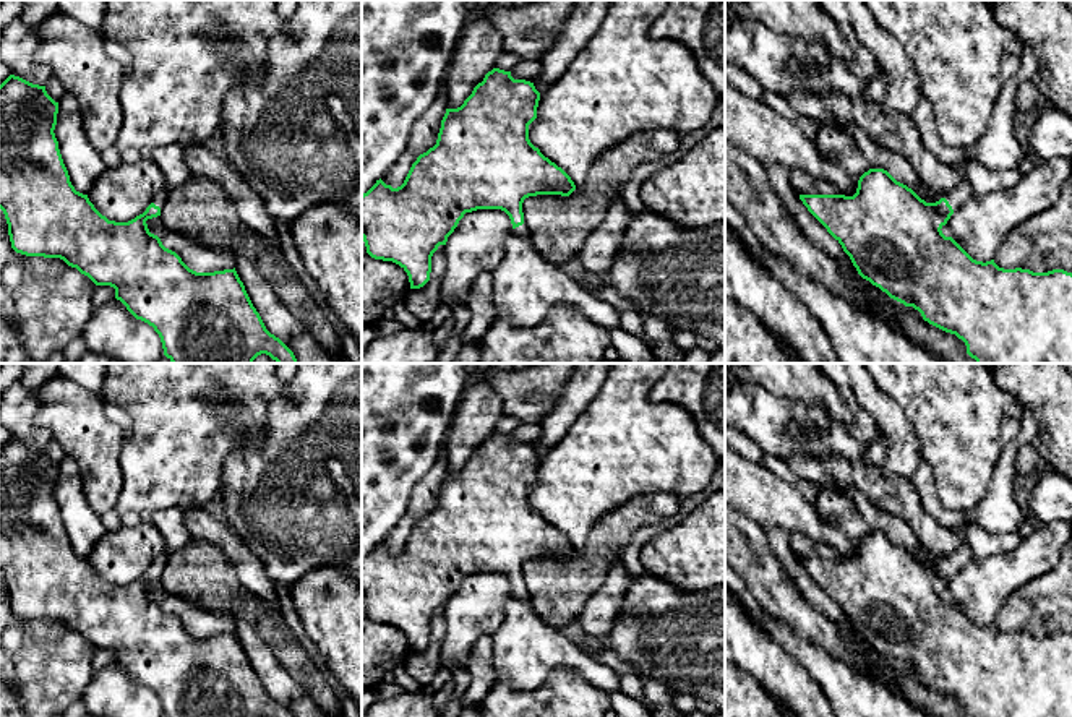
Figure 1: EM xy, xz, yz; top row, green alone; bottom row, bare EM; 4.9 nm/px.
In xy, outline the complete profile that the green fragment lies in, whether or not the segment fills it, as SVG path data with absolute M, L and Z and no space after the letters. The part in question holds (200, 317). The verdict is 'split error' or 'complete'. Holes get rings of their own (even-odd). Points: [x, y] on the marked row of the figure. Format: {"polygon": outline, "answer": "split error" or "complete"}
{"polygon": "M15 75L0 84L0 209L8 224L11 248L26 256L60 258L88 276L96 286L114 287L115 298L136 320L154 328L161 337L164 355L172 363L253 363L261 354L269 355L277 363L297 363L294 352L266 329L235 268L196 273L175 251L165 248L157 235L149 232L146 221L161 216L169 191L193 177L187 164L185 146L152 148L148 156L162 170L165 185L154 195L143 214L128 222L109 221L94 208L88 195L76 191L70 182L54 133L57 114L58 102L47 94L45 86L32 84Z", "answer": "split error"}

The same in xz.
{"polygon": "M493 68L461 107L446 109L436 144L417 157L404 183L392 188L379 178L362 195L367 253L399 264L409 276L410 289L420 289L430 281L433 253L446 245L465 213L501 209L509 216L514 234L530 240L524 200L537 195L569 196L576 190L571 177L529 140L538 101L534 83Z", "answer": "split error"}

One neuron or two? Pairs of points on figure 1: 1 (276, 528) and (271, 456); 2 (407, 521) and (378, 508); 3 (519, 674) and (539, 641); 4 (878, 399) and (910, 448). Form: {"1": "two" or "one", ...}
{"1": "one", "2": "two", "3": "one", "4": "one"}

